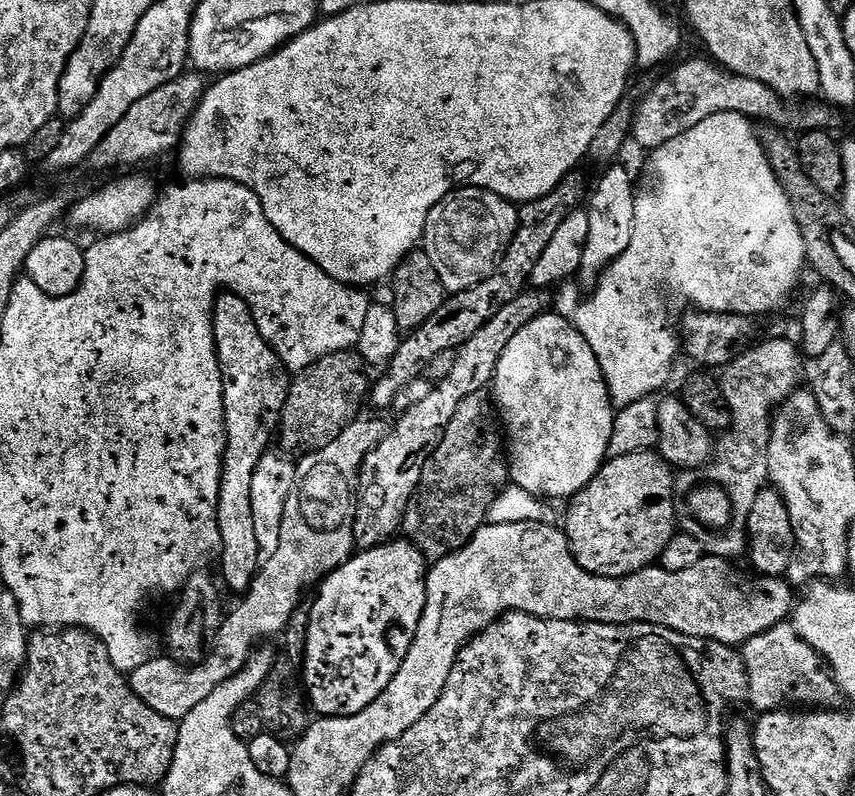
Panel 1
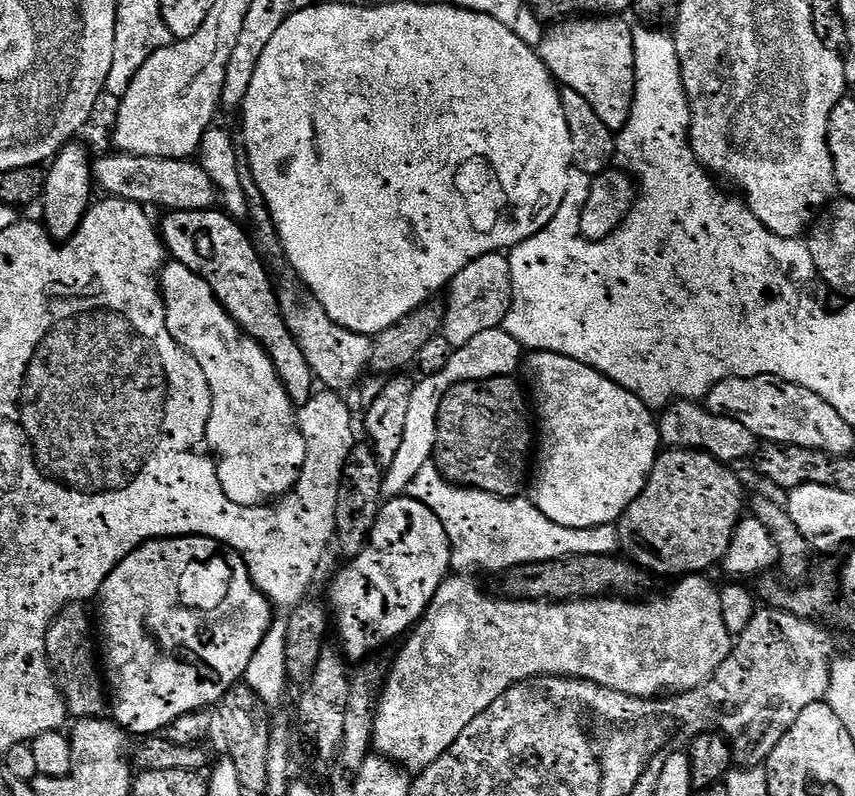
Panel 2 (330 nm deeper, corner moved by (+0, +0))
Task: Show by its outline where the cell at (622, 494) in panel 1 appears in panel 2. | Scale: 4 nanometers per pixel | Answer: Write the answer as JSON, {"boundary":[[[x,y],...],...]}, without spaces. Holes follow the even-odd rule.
{"boundary":[[[673,448],[664,450],[657,455],[656,465],[652,468],[651,474],[643,490],[638,494],[638,498],[629,508],[622,513],[618,521],[618,531],[620,534],[620,546],[623,555],[631,563],[647,570],[649,573],[657,574],[661,572],[664,576],[679,577],[681,574],[704,574],[709,570],[711,564],[719,565],[724,559],[726,550],[730,546],[730,538],[734,534],[736,525],[742,519],[740,511],[744,508],[744,488],[740,485],[740,480],[731,472],[729,465],[723,460],[715,460],[709,452],[703,450],[693,450],[691,448]]]}

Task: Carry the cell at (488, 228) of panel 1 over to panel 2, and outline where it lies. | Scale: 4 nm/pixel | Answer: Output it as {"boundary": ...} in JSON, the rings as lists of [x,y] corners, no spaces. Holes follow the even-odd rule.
{"boundary":[[[491,252],[485,256],[474,258],[458,273],[446,289],[448,300],[444,304],[444,326],[442,335],[446,342],[452,344],[453,349],[466,346],[470,338],[482,334],[482,330],[499,328],[503,325],[506,314],[512,305],[512,275],[510,274],[510,262],[504,252]]]}

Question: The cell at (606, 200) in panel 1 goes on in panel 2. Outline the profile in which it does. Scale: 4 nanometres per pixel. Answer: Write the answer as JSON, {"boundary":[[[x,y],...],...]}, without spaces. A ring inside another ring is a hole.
{"boundary":[[[619,17],[566,18],[549,25],[538,51],[544,64],[564,87],[576,90],[594,108],[607,128],[619,132],[632,113],[636,96],[633,27]]]}

